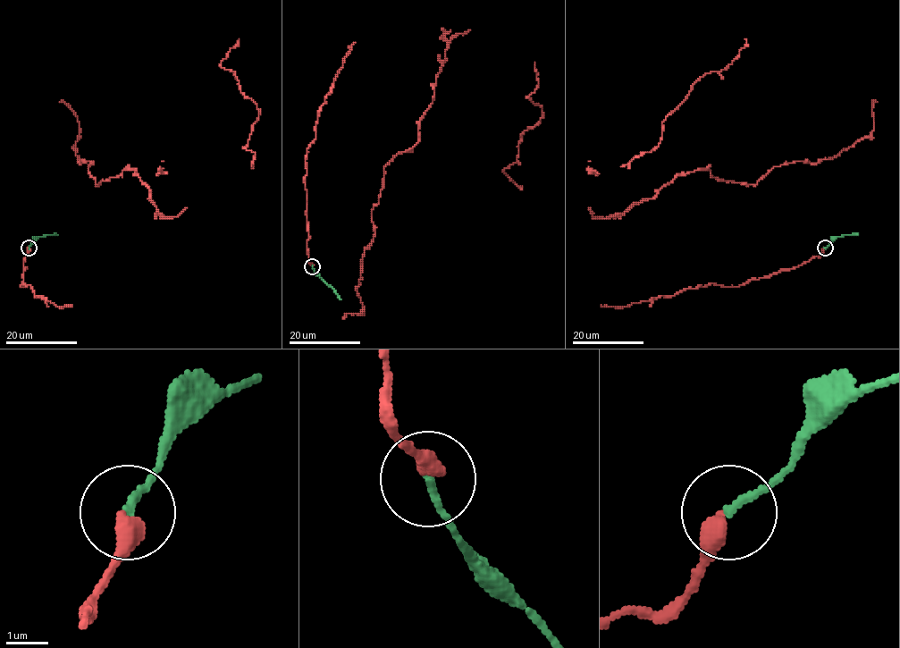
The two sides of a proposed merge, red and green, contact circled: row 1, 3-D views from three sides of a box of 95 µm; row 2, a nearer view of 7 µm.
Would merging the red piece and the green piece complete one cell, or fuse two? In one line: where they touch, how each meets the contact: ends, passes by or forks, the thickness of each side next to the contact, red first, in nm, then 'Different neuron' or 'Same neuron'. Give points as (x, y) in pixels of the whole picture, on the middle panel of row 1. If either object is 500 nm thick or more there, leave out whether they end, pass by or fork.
Place: (312, 266). At the ring red ends. At the ring green ends. Thickness 440 nm (red) against 170 nm. Same neuron

